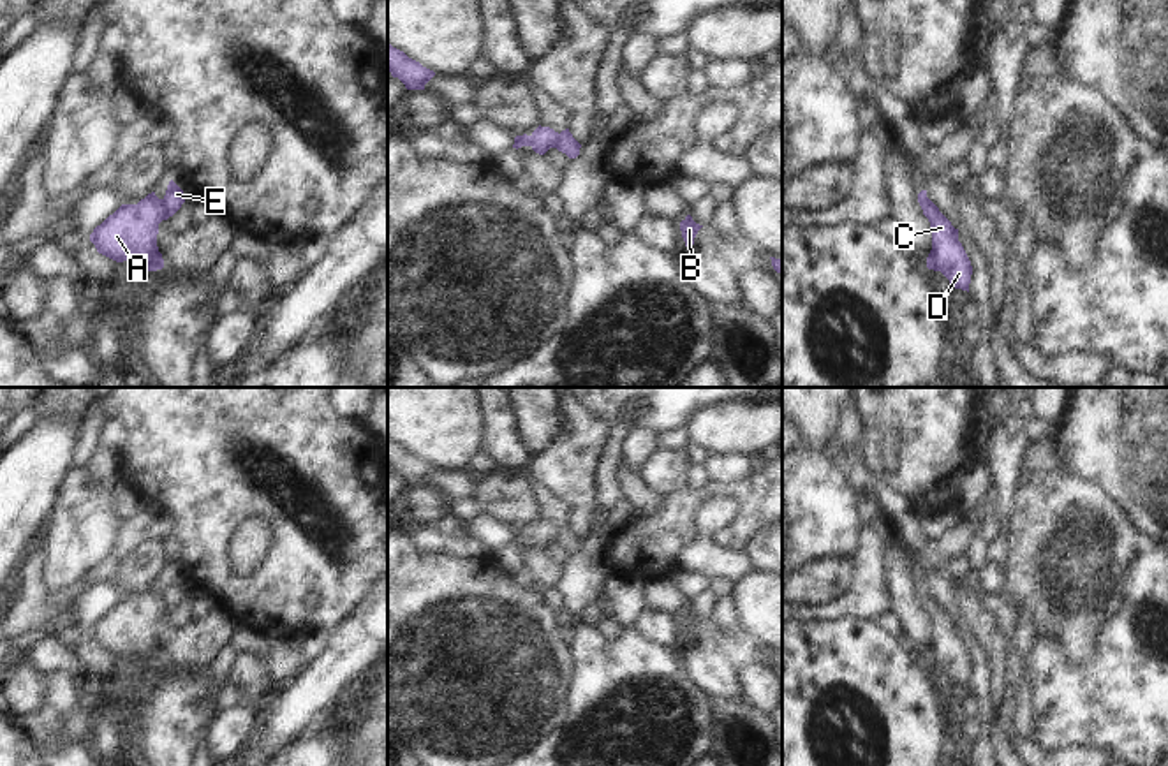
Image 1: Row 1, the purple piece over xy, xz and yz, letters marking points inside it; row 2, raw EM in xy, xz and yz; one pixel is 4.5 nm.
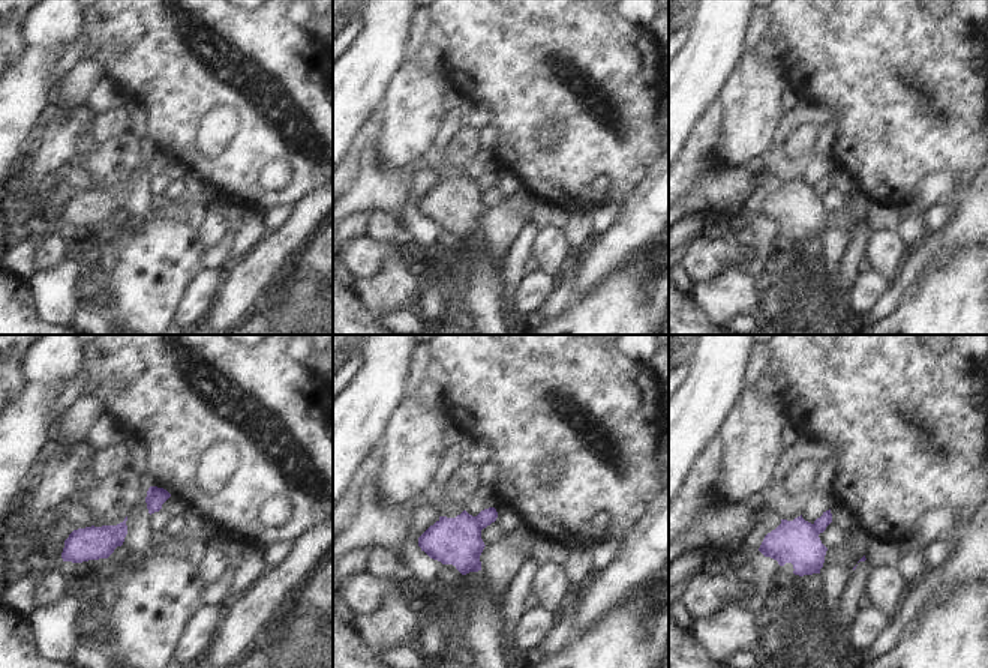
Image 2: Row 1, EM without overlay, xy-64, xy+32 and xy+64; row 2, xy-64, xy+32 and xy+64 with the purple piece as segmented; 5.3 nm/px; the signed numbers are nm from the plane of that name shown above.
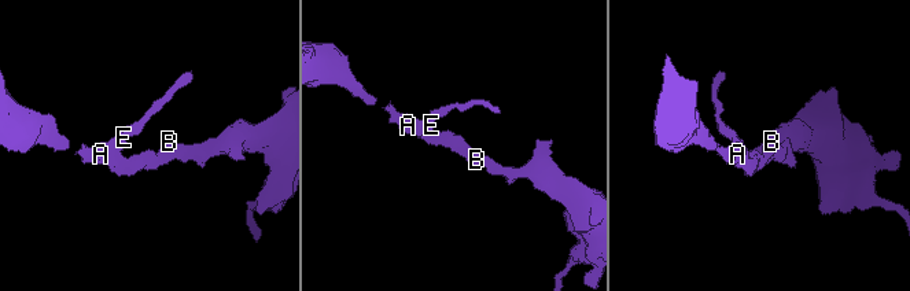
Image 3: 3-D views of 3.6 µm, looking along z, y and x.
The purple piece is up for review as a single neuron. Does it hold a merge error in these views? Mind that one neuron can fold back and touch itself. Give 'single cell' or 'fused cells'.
fused cells

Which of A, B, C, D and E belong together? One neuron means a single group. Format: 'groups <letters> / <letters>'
groups A B C D / E

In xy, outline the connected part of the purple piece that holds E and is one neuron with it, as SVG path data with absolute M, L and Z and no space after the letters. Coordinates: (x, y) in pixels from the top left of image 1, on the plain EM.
M171 574L162 593L162 604L166 611L167 613L173 611L181 602L183 597L185 597L183 585Z

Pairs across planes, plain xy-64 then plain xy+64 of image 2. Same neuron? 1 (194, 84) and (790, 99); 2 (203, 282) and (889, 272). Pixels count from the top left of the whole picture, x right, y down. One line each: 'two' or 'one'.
1: two
2: two

